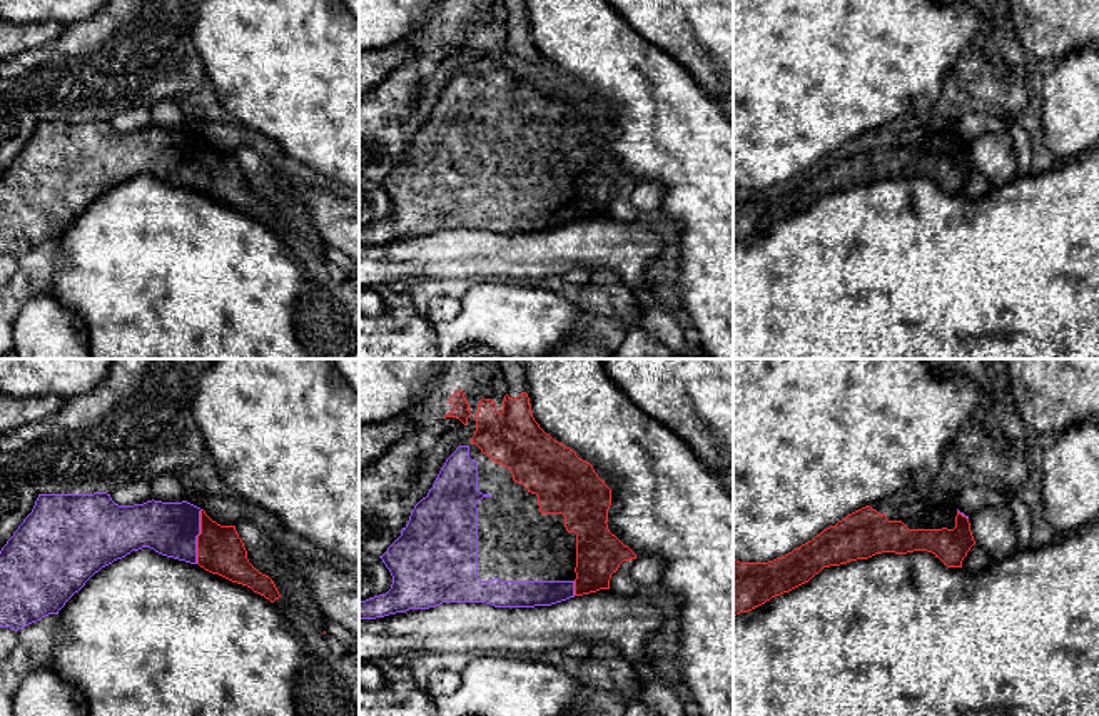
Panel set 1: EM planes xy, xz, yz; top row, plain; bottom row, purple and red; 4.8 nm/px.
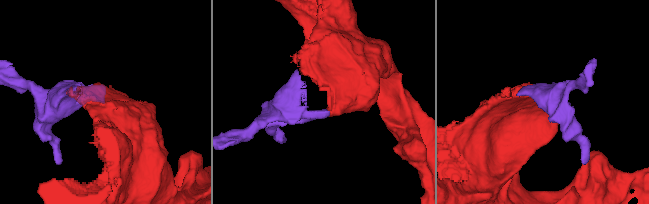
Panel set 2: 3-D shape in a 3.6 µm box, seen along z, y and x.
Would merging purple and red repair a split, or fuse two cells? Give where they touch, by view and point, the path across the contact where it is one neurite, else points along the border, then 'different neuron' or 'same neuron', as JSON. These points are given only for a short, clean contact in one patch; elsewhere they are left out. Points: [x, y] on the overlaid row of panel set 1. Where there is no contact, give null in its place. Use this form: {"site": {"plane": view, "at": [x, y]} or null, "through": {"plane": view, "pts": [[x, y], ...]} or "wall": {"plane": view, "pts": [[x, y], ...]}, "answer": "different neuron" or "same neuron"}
{"site": {"plane": "xy", "at": [197, 534]}, "through": {"plane": "xy", "pts": [[171, 529], [197, 534], [221, 551]]}, "answer": "same neuron"}

